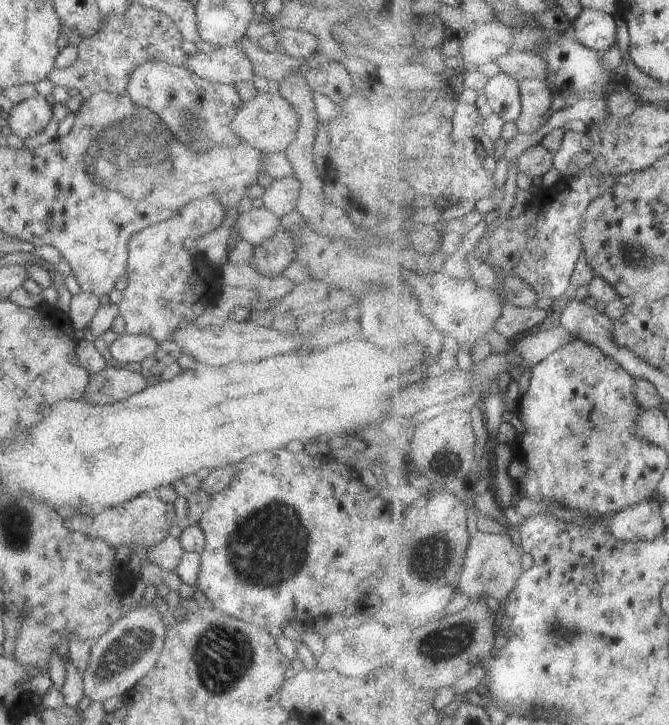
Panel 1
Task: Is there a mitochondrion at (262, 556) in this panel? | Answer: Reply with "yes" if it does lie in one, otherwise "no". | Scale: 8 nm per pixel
yes

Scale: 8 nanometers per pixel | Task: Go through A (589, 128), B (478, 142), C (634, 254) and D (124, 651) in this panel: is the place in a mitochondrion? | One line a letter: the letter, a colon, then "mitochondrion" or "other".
A: other
B: other
C: mitochondrion
D: mitochondrion

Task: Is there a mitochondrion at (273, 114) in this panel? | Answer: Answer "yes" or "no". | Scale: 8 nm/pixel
no

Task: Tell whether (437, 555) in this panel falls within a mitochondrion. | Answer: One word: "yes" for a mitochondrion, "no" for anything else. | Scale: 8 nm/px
yes

